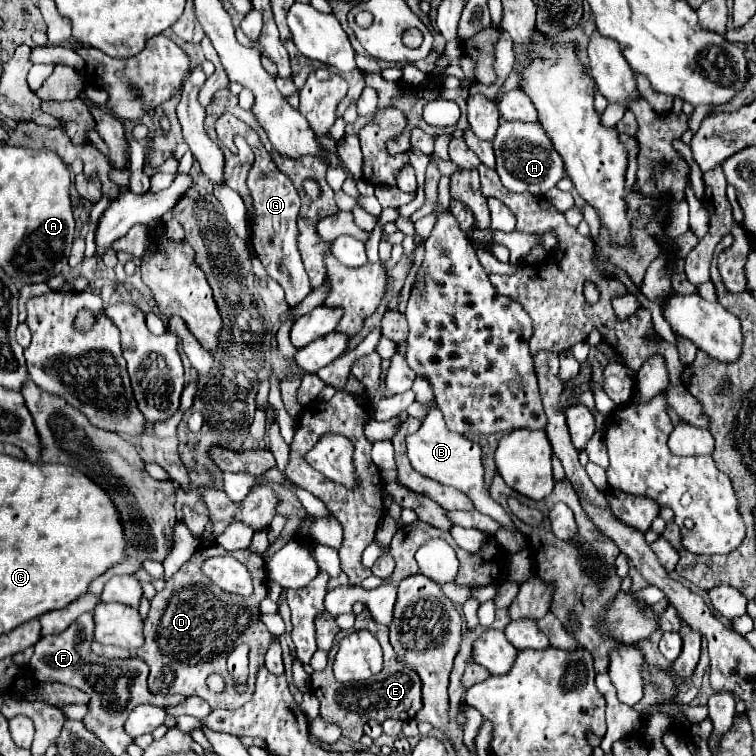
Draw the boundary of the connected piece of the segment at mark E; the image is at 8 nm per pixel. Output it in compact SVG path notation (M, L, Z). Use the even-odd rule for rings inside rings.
M363 610L359 616L355 616L354 627L358 630L369 630L377 638L377 642L383 648L383 662L385 662L383 670L379 674L373 674L373 678L367 678L365 682L341 684L333 678L333 662L329 662L325 670L311 674L311 692L321 702L319 716L329 724L339 726L343 738L359 742L359 738L363 734L363 724L369 722L371 718L379 720L379 722L383 722L385 718L397 718L401 722L415 718L415 714L421 708L421 678L415 670L411 670L409 666L399 662L399 658L395 656L395 652L389 644L389 628L377 624L371 618L369 610ZM359 712L365 712L365 714L359 714Z

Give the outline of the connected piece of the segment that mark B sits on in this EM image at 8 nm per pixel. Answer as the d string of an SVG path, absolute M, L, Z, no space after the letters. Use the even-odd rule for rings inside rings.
M439 406L429 410L429 414L425 416L421 428L415 434L407 436L407 452L409 452L409 460L413 462L413 468L419 474L425 474L425 476L429 476L429 478L433 478L433 480L437 480L445 486L453 486L453 488L465 492L473 500L475 510L479 510L481 514L491 516L493 520L497 520L503 526L515 528L509 514L507 514L507 510L503 510L497 502L493 502L493 498L489 494L489 488L485 486L481 446L471 442L469 438L457 434L457 432L451 432L445 426L445 420L443 420L443 414L441 414Z

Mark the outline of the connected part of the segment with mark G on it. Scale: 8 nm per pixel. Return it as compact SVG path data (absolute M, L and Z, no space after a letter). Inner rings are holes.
M255 144L255 162L247 176L247 188L251 196L253 206L253 220L251 220L251 242L255 252L259 254L259 260L263 262L267 274L281 284L285 290L285 298L289 306L299 304L309 292L309 276L303 268L301 254L297 250L297 212L299 212L299 194L293 186L293 182L277 170L275 162L271 160L269 152L263 148L263 144ZM259 174L265 174L267 178L261 180Z

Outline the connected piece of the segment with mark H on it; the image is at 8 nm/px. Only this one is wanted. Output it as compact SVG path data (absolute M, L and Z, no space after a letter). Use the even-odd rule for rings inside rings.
M501 120L497 136L493 140L493 148L495 148L495 158L497 158L495 170L503 186L515 194L529 192L535 196L543 196L565 176L561 156L555 152L551 140L545 136L543 128L537 122L525 124L525 122Z

